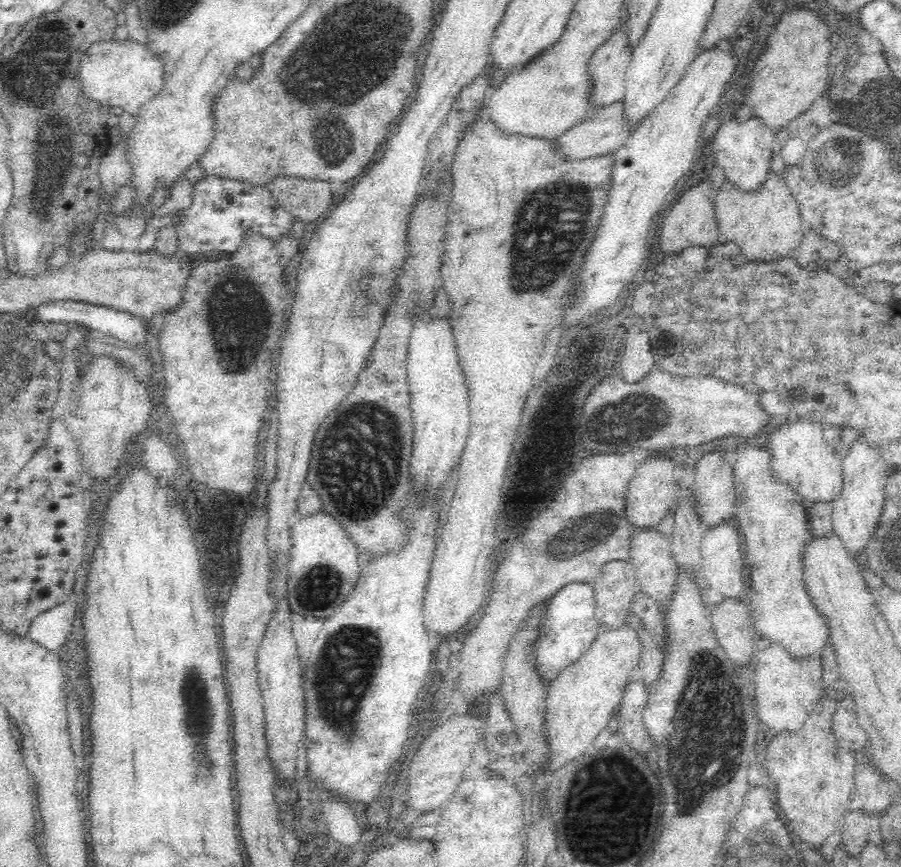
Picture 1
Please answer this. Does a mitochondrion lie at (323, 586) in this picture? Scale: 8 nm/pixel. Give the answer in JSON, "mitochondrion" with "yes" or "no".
{"mitochondrion":"yes"}

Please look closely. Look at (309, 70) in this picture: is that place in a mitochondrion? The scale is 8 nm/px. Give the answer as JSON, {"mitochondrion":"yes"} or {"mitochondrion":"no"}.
{"mitochondrion":"yes"}

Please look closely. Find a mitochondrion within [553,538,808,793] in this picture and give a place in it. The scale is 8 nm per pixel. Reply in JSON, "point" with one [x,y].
{"point":[702,677]}

